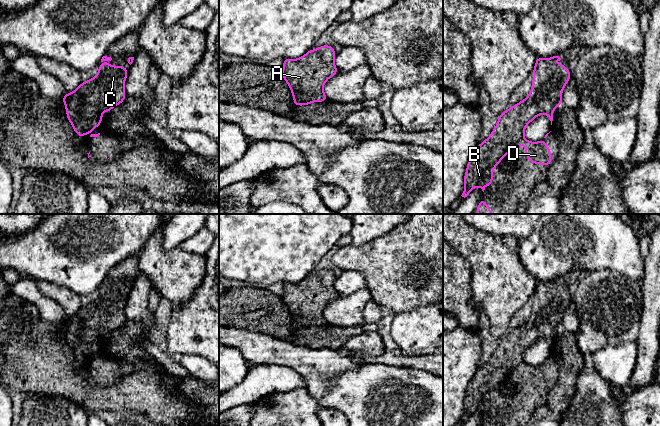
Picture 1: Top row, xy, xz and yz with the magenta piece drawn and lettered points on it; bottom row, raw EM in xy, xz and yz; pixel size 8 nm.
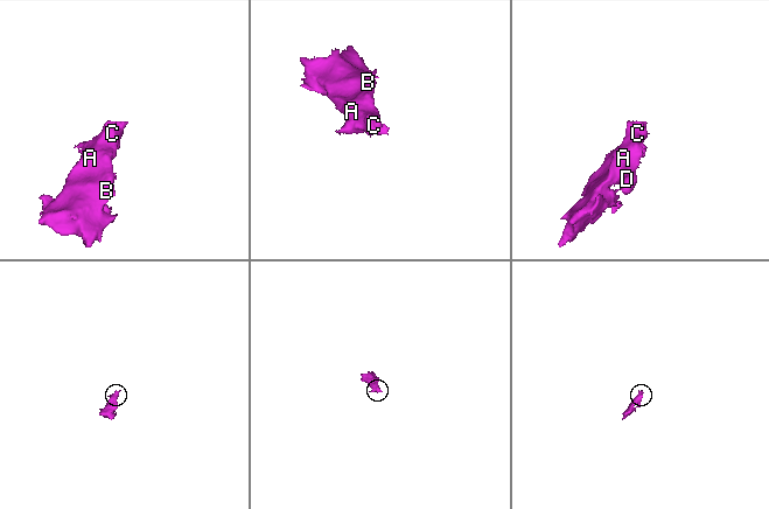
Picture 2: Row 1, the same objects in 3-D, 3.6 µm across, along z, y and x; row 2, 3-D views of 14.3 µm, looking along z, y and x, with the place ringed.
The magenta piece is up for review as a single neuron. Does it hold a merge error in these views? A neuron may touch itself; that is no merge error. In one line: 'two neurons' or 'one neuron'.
one neuron

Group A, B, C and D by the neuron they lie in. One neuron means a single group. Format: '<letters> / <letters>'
A B C D

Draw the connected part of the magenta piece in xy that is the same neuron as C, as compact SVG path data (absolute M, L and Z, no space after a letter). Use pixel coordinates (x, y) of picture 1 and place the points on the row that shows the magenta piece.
M103 63L98 64L98 68L98 74L95 77L82 82L75 91L67 92L61 99L65 104L66 116L78 137L87 135L91 130L101 125L102 113L105 110L110 113L114 106L123 103L127 97L124 84L129 69L125 69L123 65L117 67Z

